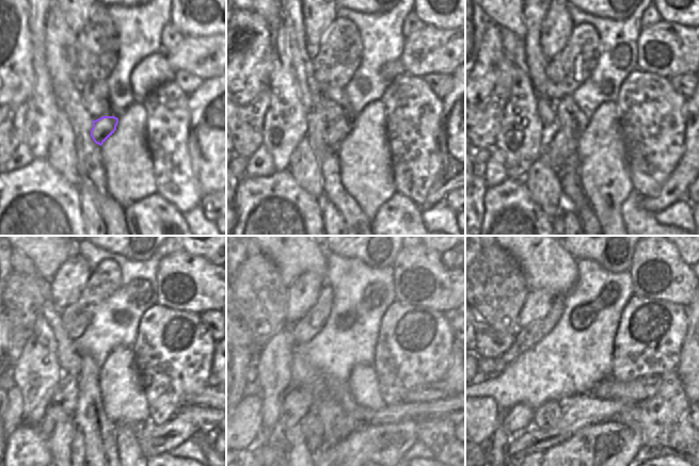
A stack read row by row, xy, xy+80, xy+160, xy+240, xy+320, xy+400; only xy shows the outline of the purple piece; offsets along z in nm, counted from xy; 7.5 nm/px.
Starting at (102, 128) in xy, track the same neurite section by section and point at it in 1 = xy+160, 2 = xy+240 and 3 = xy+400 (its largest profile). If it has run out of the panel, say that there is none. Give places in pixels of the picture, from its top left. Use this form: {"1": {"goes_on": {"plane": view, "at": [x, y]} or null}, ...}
{"1": {"goes_on": {"plane": "xy+160", "at": [558, 147]}}, "2": {"goes_on": {"plane": "xy+240", "at": [65, 397]}}, "3": {"goes_on": {"plane": "xy+400", "at": [519, 418]}}}

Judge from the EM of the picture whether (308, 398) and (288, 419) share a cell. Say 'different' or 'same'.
same

